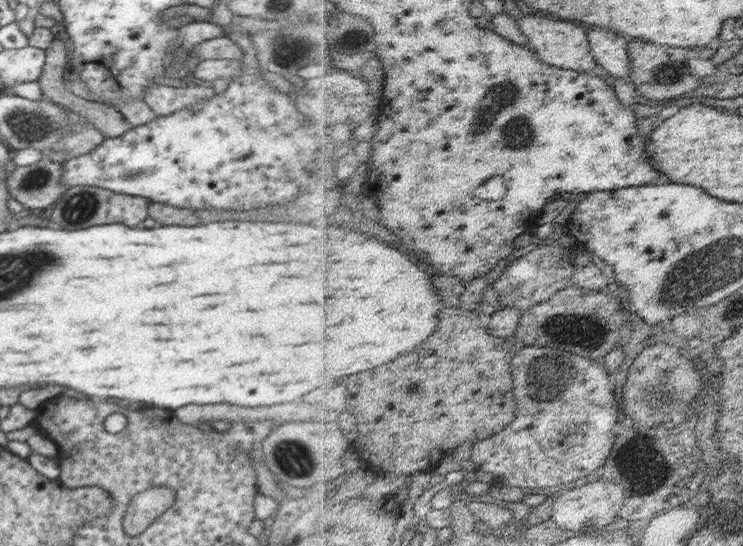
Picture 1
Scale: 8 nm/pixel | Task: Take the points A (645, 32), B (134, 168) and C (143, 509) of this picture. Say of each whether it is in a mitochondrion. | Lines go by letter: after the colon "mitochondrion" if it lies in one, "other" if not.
A: other
B: mitochondrion
C: mitochondrion

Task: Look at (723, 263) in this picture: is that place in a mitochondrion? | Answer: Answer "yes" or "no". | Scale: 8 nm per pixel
yes

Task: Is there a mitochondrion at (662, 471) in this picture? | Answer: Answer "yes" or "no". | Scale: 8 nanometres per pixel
no

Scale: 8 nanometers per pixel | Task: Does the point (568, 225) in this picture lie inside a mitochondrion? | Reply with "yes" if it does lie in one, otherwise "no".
no

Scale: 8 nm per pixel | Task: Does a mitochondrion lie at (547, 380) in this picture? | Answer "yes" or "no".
yes

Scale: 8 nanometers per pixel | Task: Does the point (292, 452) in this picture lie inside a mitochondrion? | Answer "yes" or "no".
yes

